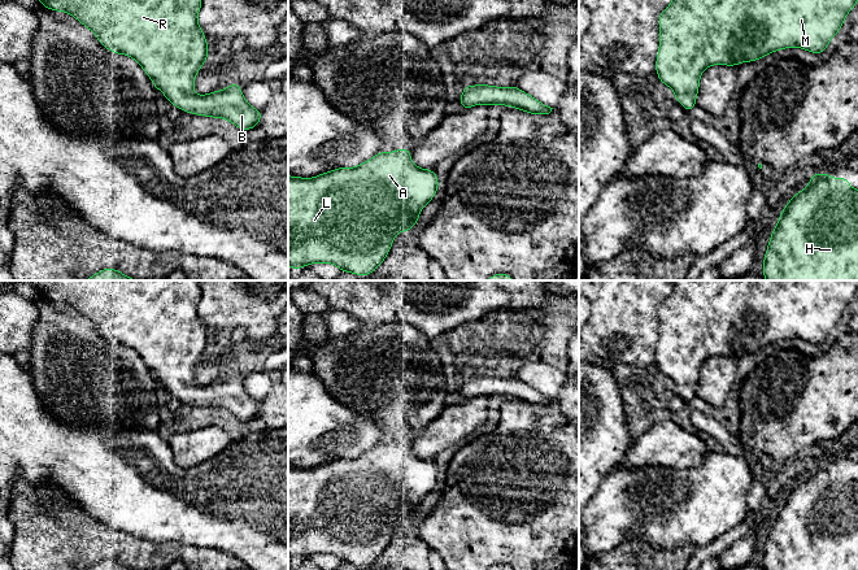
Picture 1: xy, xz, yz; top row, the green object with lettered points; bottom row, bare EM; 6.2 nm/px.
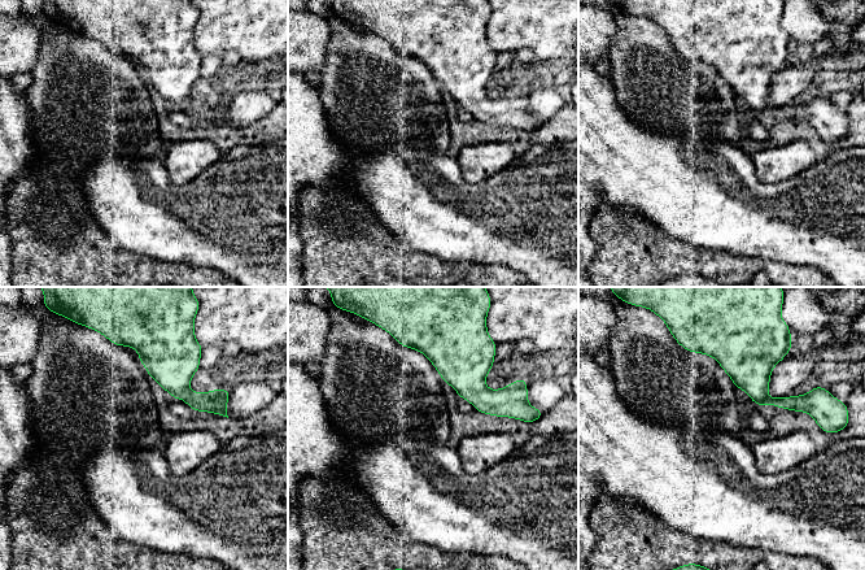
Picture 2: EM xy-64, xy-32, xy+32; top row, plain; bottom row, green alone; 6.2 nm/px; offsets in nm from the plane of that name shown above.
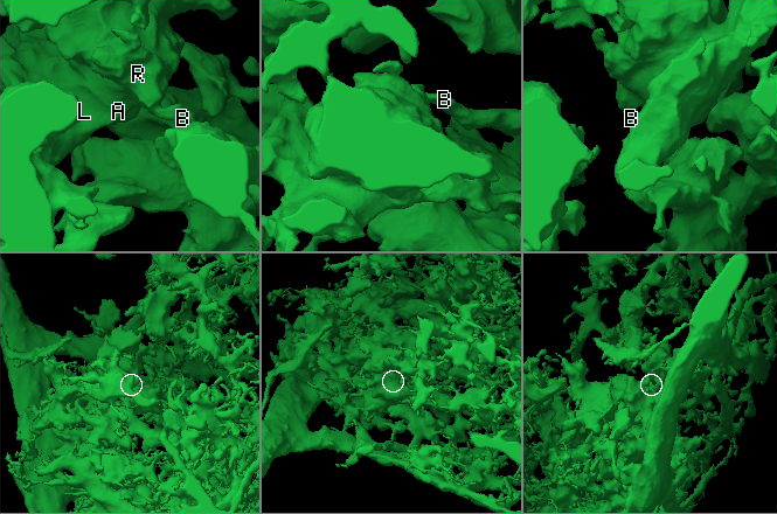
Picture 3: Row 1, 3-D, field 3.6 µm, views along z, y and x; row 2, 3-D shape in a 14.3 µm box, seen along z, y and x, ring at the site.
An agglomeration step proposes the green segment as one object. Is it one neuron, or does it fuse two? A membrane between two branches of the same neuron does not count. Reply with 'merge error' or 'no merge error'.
no merge error

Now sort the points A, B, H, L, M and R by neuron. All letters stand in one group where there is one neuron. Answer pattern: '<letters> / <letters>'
A B H L M R

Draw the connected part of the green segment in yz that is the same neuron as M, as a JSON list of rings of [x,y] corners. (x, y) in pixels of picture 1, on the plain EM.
[[[674,280],[674,290],[658,308],[659,338],[656,364],[675,383],[687,403],[696,397],[701,365],[711,356],[735,358],[784,339],[823,344],[840,322],[848,304],[858,293],[858,280]]]

